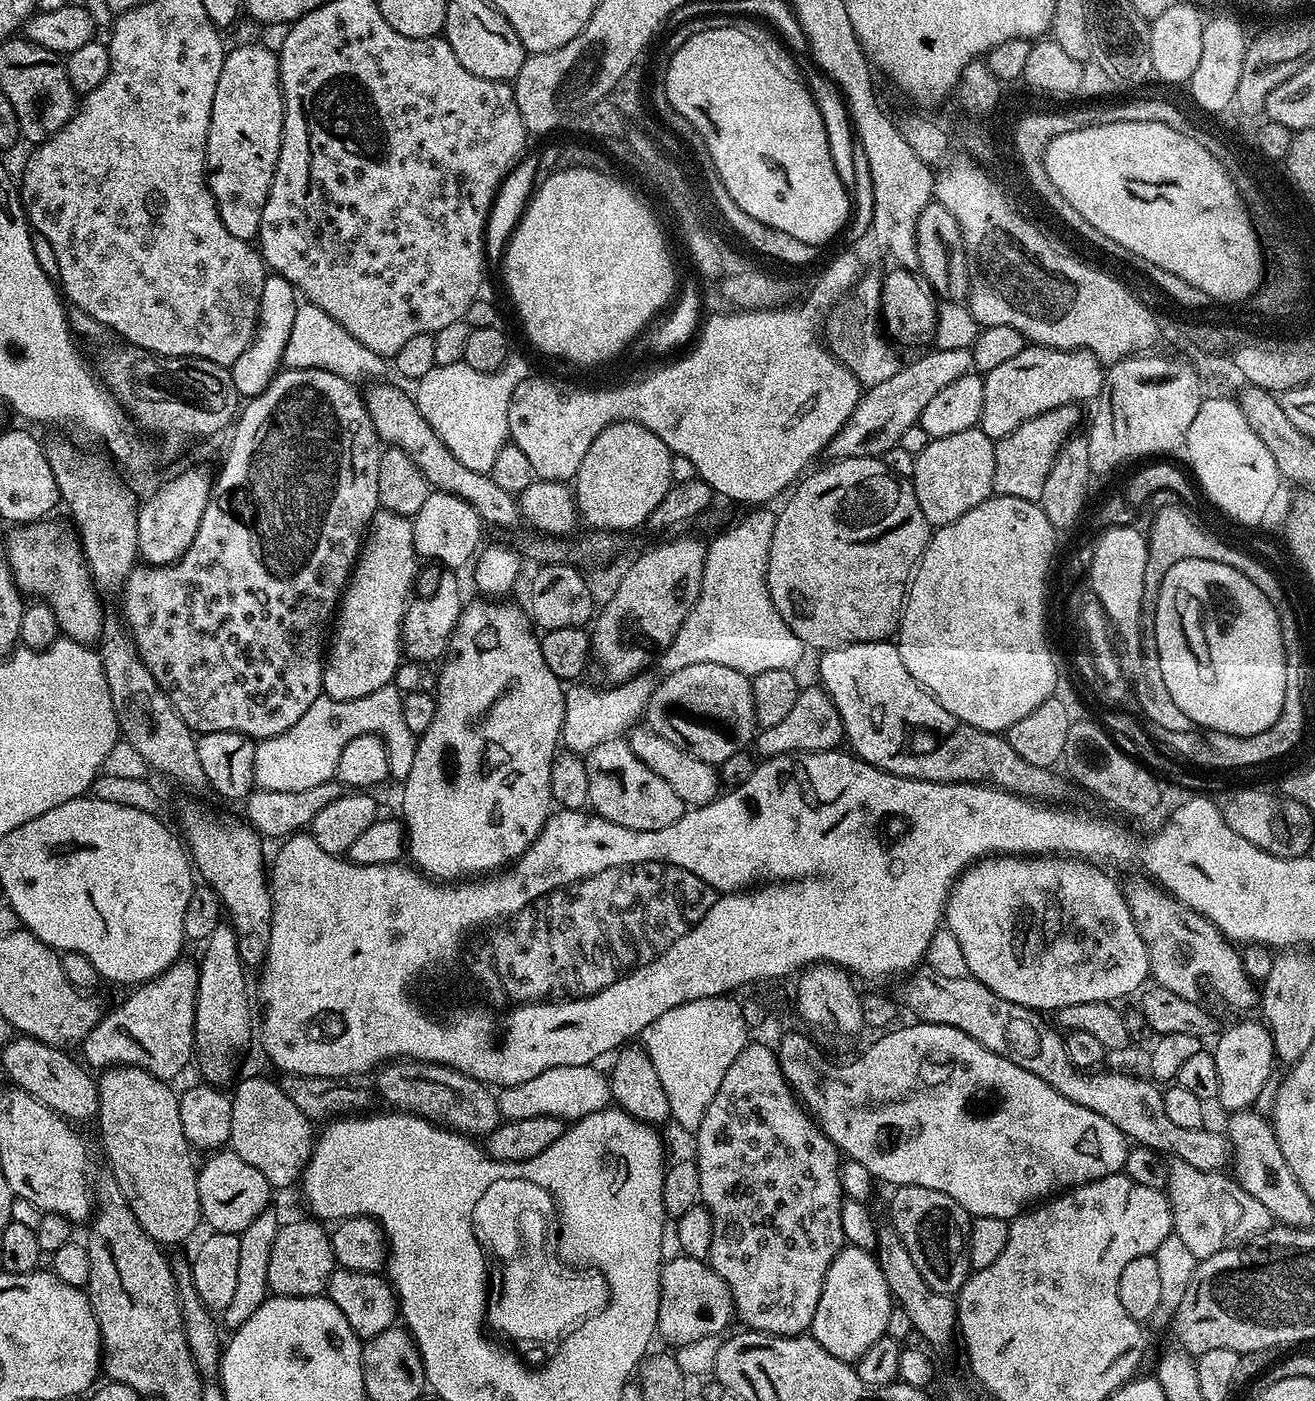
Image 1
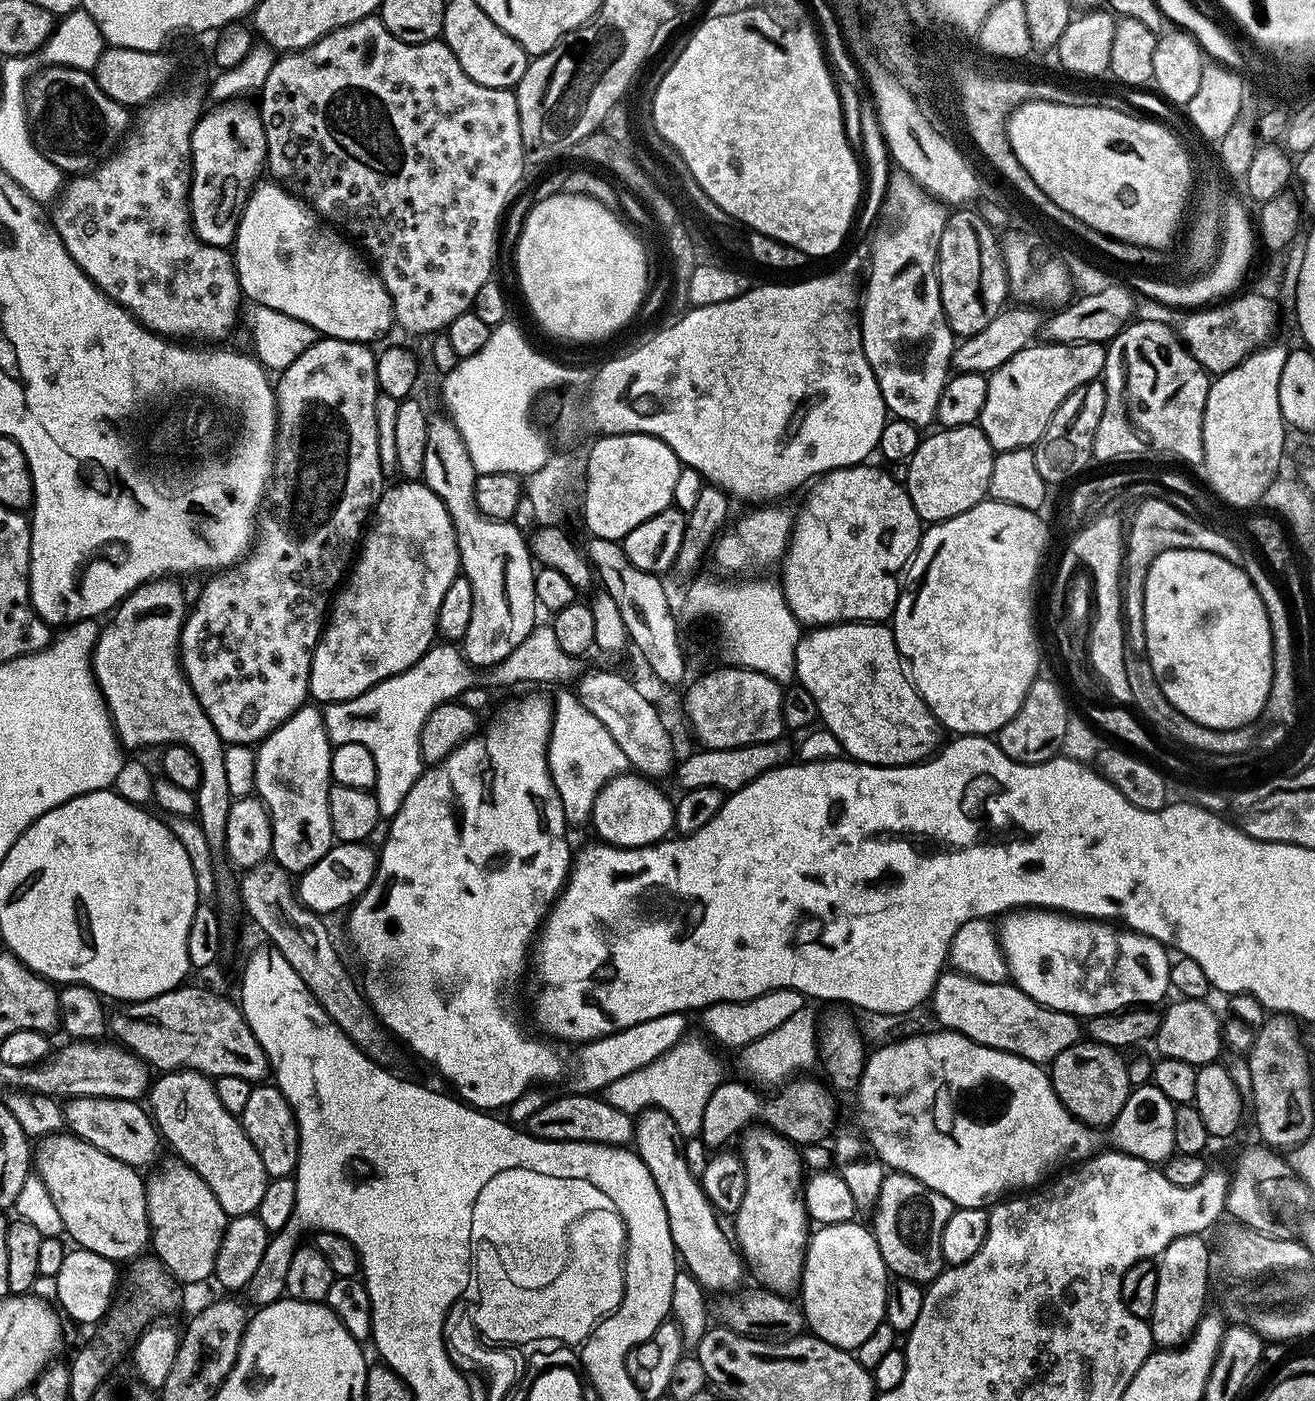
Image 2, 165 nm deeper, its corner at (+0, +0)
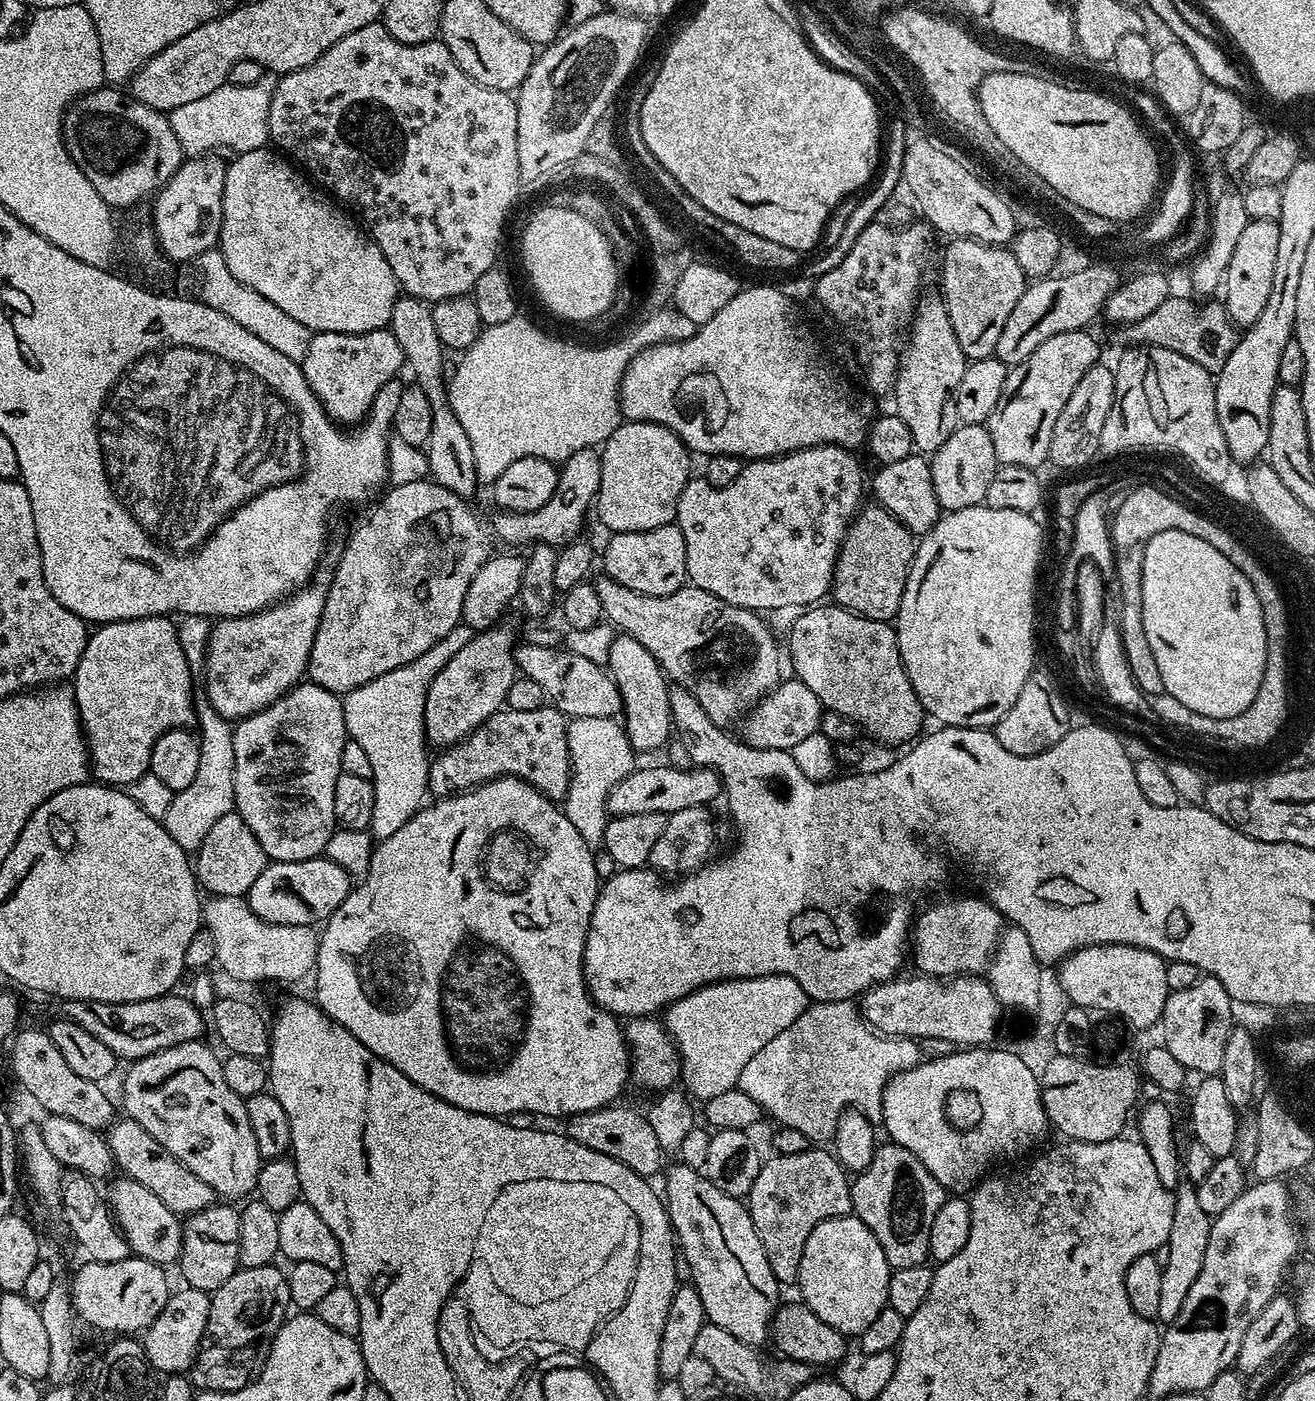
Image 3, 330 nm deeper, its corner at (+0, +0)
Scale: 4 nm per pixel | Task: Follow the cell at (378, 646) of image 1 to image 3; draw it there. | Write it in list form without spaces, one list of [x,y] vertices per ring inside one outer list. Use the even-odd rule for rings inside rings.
[[[417,478],[417,480],[409,482],[406,486],[389,487],[379,497],[379,500],[381,499],[380,505],[369,514],[368,521],[365,524],[358,525],[353,530],[352,537],[349,538],[348,545],[345,546],[344,553],[341,554],[340,561],[337,562],[336,568],[334,567],[334,571],[332,572],[332,584],[328,587],[326,606],[322,610],[322,618],[320,619],[320,625],[314,638],[312,656],[308,659],[306,676],[311,683],[322,686],[326,690],[337,694],[347,694],[358,686],[362,686],[382,674],[390,674],[390,670],[398,670],[398,666],[406,666],[410,662],[414,662],[414,658],[426,654],[426,650],[430,650],[430,646],[434,646],[452,627],[461,623],[461,606],[466,596],[466,589],[474,574],[491,557],[493,551],[491,548],[495,538],[506,544],[528,544],[531,540],[537,540],[540,543],[537,545],[540,546],[552,546],[548,544],[563,546],[572,543],[573,540],[577,539],[583,533],[580,531],[583,530],[584,522],[586,522],[586,517],[590,512],[587,508],[580,508],[580,512],[572,512],[572,496],[560,496],[560,492],[556,488],[550,498],[550,502],[546,502],[546,506],[538,506],[538,510],[534,510],[533,512],[501,511],[488,515],[480,512],[475,514],[467,505],[469,503],[451,492],[450,489],[442,487],[442,485],[433,482],[431,479],[425,479]]]

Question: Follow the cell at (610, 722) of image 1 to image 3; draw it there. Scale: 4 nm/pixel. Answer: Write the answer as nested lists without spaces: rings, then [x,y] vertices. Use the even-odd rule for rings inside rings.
[[[578,717],[567,725],[568,758],[571,761],[571,782],[562,798],[564,813],[574,825],[574,830],[590,846],[599,845],[604,838],[609,821],[607,811],[609,792],[635,771],[636,751],[630,744],[623,727],[614,726],[612,718]]]

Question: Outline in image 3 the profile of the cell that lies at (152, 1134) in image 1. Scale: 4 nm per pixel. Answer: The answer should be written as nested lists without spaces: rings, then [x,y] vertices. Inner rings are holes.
[[[227,1203],[195,1212],[183,1221],[184,1241],[178,1261],[178,1269],[184,1275],[183,1283],[209,1294],[219,1293],[220,1287],[240,1268],[240,1247],[238,1246],[239,1211]]]

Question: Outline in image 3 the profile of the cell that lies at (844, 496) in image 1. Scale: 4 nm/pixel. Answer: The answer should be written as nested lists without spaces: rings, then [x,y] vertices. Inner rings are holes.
[[[879,506],[872,508],[861,507],[856,515],[852,517],[852,523],[848,526],[848,533],[840,543],[840,553],[836,555],[836,569],[832,571],[832,583],[830,585],[830,596],[839,607],[847,608],[850,612],[857,612],[859,616],[865,616],[871,620],[895,621],[896,611],[900,609],[902,594],[906,586],[908,571],[912,560],[916,557],[917,541],[912,532],[898,522]]]

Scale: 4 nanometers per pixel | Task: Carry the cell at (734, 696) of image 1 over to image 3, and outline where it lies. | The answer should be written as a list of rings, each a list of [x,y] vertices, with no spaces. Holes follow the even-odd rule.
[[[787,680],[777,684],[771,692],[756,701],[743,717],[745,720],[742,739],[745,744],[755,748],[777,748],[786,752],[818,731],[822,715],[820,699],[801,680]]]

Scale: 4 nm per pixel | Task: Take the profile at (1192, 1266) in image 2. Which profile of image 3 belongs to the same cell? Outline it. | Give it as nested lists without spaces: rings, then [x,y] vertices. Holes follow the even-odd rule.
[[[1181,1182],[1176,1185],[1174,1202],[1174,1217],[1170,1224],[1168,1242],[1164,1248],[1164,1261],[1162,1264],[1161,1297],[1158,1306],[1157,1319],[1164,1324],[1171,1323],[1182,1310],[1186,1300],[1186,1294],[1198,1278],[1202,1270],[1203,1259],[1207,1249],[1207,1243],[1212,1229],[1212,1218],[1202,1209],[1201,1203],[1196,1197],[1196,1189],[1191,1183]]]

